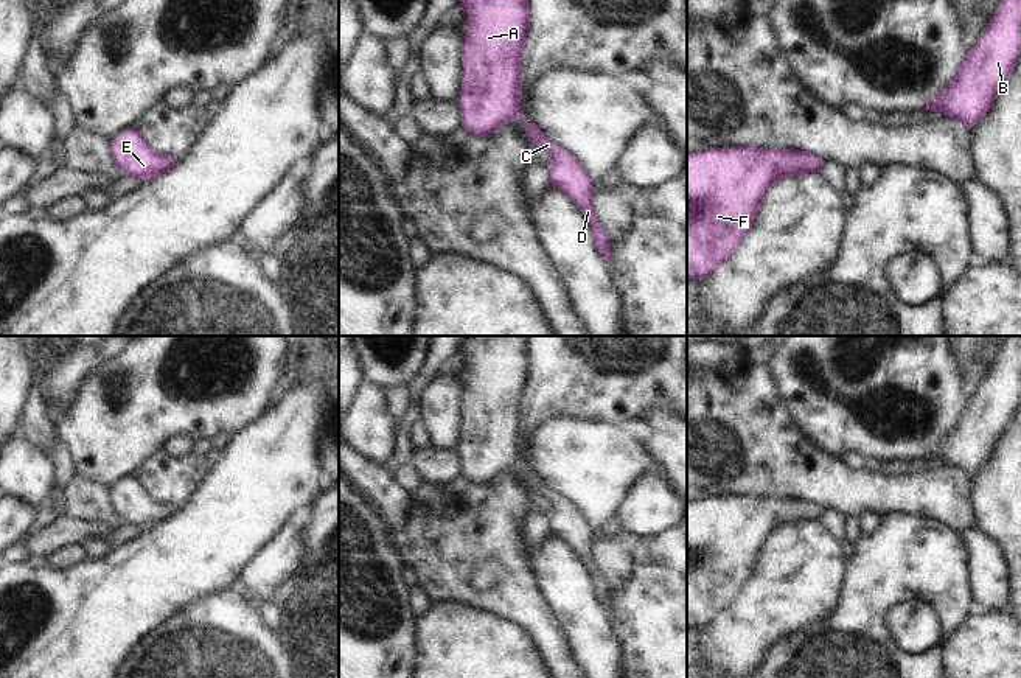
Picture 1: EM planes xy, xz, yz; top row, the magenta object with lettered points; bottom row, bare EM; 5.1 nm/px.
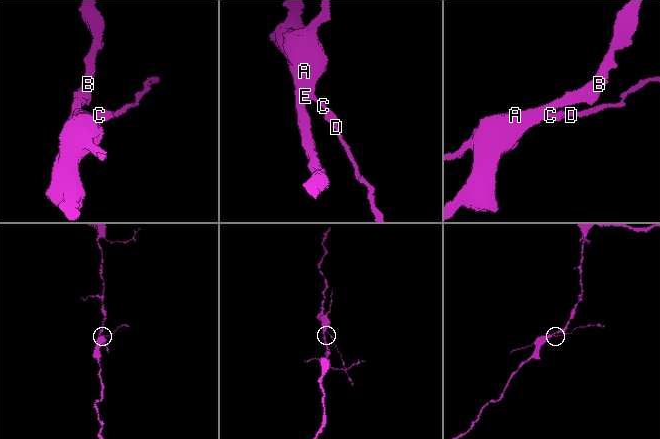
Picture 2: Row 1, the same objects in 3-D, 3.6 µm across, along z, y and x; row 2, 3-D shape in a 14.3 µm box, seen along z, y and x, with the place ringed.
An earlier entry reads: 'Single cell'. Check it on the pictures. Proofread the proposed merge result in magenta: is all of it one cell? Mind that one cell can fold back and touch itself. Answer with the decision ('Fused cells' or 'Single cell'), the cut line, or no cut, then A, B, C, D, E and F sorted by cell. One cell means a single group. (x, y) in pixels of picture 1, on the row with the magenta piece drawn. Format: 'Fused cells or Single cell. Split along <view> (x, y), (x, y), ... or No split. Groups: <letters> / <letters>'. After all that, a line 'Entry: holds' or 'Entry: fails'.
Single cell. No split. Groups: A B C D E F.
Entry: holds

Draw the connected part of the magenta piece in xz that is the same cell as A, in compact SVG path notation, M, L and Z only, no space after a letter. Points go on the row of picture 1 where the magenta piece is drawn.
M458 0L458 3L468 9L468 36L463 40L463 81L458 103L463 129L477 138L483 138L507 121L521 121L531 145L549 151L553 157L550 163L550 188L563 190L580 207L592 227L598 252L614 267L615 260L609 249L609 238L594 211L594 196L591 193L594 180L572 154L547 140L535 123L524 121L519 115L522 53L531 19L528 0Z

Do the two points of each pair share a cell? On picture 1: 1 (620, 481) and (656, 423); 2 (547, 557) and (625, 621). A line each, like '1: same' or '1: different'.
1: different
2: different

